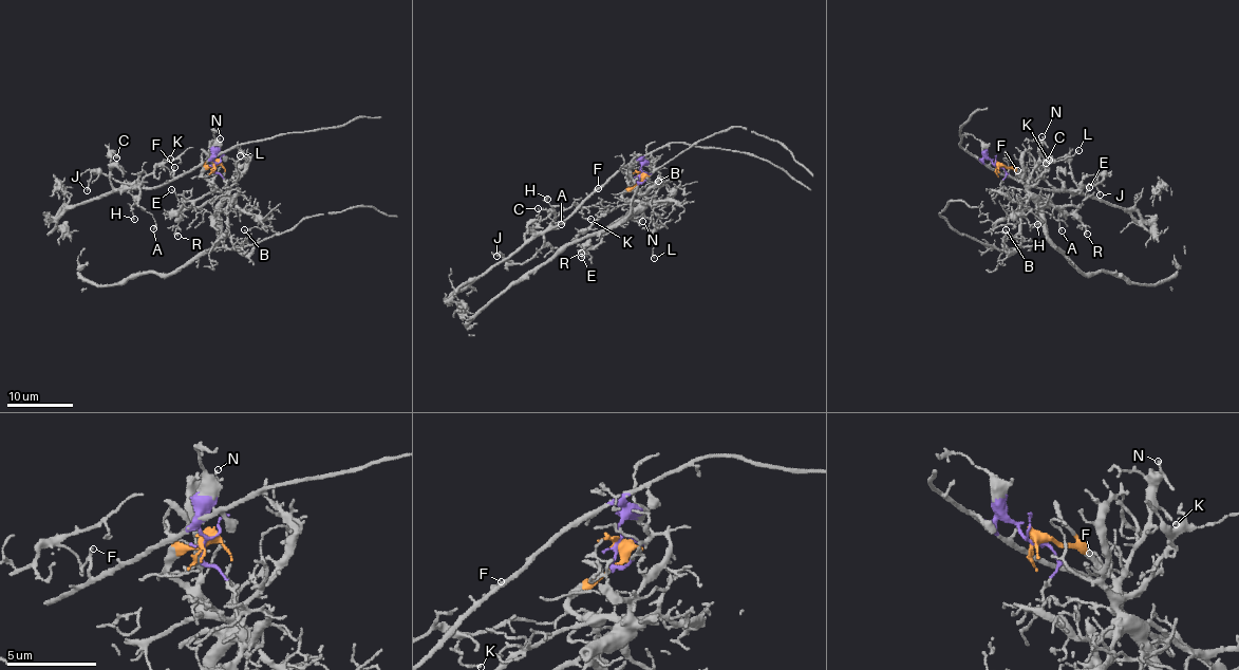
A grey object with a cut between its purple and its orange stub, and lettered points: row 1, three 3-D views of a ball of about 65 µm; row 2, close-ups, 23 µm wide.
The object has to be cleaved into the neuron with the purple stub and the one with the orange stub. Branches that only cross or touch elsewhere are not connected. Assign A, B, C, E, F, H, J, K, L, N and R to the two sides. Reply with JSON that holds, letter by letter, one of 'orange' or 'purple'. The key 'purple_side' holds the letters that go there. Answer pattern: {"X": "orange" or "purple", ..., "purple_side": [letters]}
{"A": "purple", "B": "orange", "C": "purple", "E": "orange", "F": "purple", "H": "purple", "J": "purple", "K": "purple", "L": "orange", "N": "orange", "R": "orange", "purple_side": ["A", "C", "F", "H", "J", "K"]}

